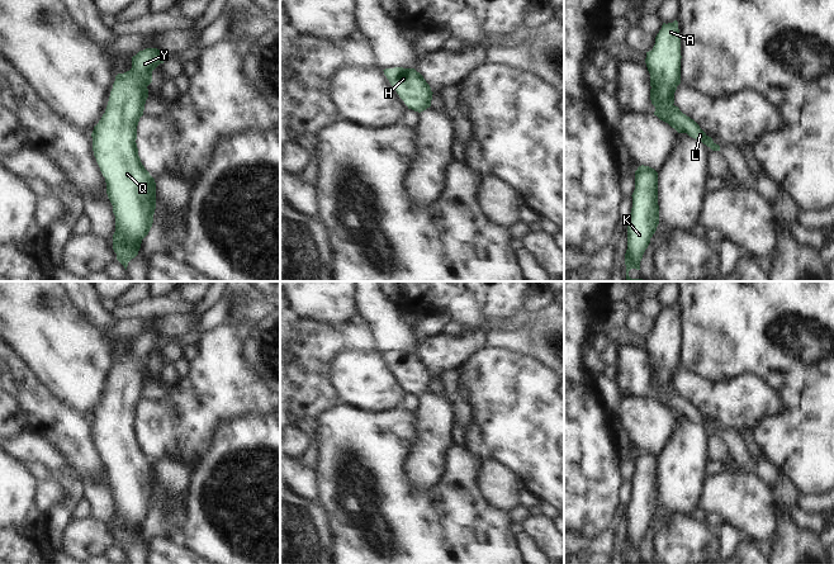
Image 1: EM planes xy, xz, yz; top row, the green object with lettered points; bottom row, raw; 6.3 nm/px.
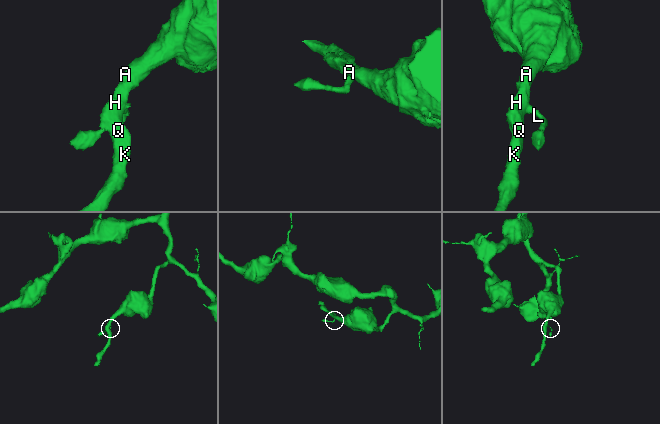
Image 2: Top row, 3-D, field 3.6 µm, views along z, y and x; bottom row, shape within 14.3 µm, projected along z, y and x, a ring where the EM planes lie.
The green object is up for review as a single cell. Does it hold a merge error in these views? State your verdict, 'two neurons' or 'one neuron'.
two neurons

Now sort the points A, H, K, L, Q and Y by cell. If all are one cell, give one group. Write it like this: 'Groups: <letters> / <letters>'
Groups: A H K Q Y / L

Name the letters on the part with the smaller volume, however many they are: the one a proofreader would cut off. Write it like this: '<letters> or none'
L

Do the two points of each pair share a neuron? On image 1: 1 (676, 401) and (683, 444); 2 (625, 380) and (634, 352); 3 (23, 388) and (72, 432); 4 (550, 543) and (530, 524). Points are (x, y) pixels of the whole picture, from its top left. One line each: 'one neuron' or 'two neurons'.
1: two neurons
2: one neuron
3: one neuron
4: one neuron

